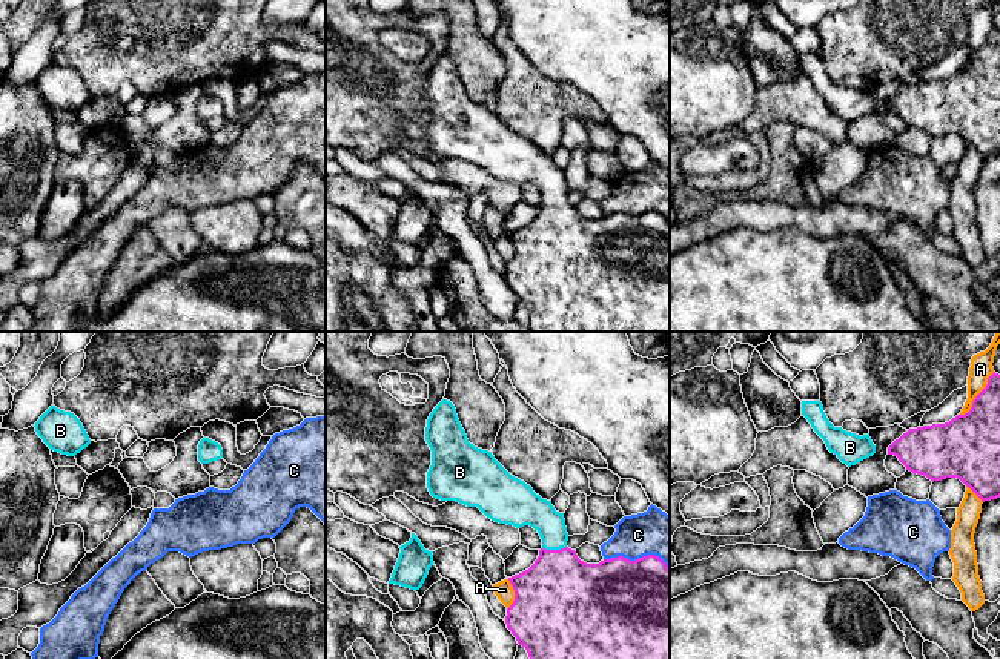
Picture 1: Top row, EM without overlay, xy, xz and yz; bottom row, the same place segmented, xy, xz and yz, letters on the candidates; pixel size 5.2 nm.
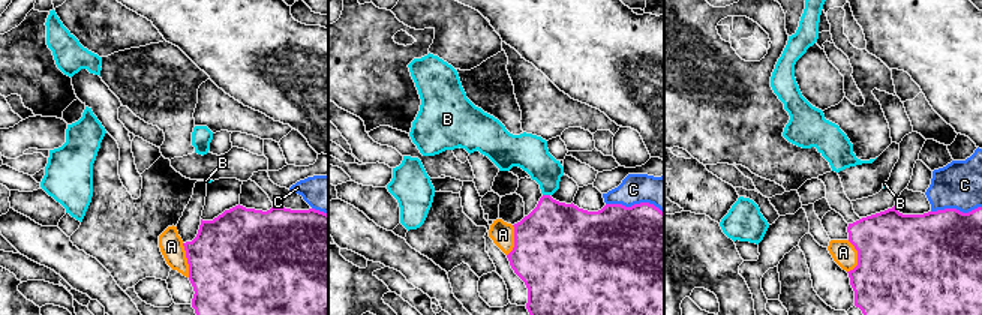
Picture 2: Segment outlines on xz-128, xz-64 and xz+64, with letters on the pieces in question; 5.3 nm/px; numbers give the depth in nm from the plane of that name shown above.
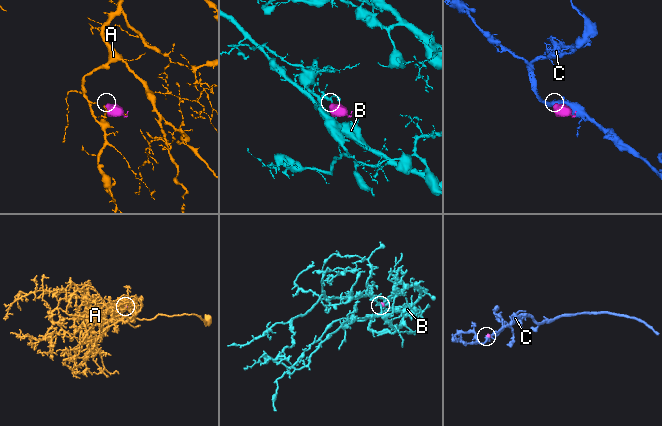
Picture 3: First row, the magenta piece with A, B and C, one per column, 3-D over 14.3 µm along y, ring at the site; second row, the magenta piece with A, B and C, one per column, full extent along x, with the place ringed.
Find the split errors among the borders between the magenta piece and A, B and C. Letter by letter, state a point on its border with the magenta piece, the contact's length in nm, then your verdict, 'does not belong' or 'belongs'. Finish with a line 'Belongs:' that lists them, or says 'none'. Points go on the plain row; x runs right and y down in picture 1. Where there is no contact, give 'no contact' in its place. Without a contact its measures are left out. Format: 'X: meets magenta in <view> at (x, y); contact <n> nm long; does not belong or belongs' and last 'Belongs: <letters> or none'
A: meets magenta in yz at (977, 51); contact 300 nm long; does not belong
B: meets magenta in xz at (553, 206); contact 130 nm long; belongs
C: meets magenta in xz at (638, 215); contact 340 nm long; does not belong
Belongs: B

